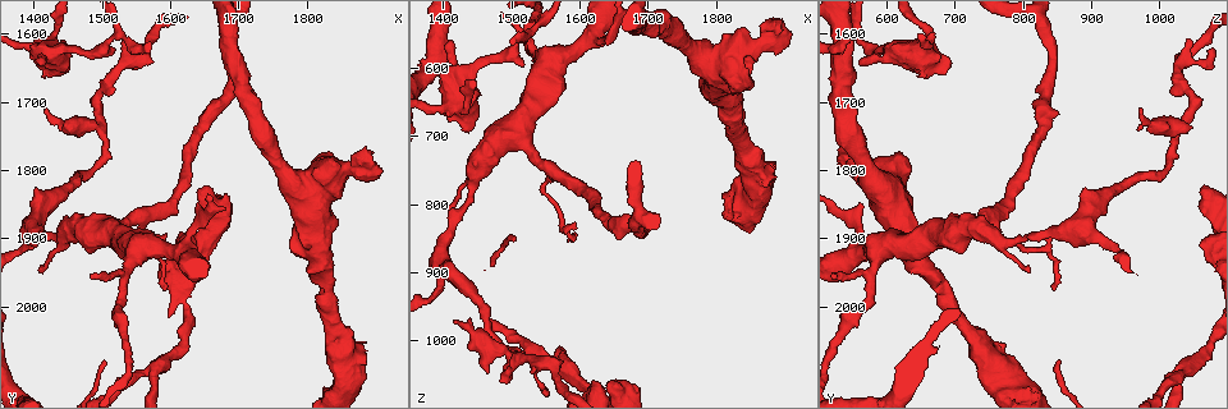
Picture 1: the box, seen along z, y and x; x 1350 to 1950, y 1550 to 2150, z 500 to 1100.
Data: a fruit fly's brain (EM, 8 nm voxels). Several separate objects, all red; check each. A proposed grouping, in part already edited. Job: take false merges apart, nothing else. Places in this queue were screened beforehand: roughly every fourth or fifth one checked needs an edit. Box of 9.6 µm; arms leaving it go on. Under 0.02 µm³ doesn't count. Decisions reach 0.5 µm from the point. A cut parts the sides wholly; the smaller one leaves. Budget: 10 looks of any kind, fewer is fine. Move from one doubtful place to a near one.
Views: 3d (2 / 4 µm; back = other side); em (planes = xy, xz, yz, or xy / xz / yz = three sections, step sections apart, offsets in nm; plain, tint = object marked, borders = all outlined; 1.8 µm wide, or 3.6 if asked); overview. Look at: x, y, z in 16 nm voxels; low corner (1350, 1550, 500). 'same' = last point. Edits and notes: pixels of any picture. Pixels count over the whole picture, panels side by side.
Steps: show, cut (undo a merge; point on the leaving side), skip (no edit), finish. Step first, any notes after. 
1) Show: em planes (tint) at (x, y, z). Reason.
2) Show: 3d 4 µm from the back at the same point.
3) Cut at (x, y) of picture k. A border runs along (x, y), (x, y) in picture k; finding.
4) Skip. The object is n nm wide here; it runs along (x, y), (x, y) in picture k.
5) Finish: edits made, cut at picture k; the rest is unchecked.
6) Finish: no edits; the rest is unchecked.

Show: 3d 4 µm at (1425, 1615, 655). Three arms meet.

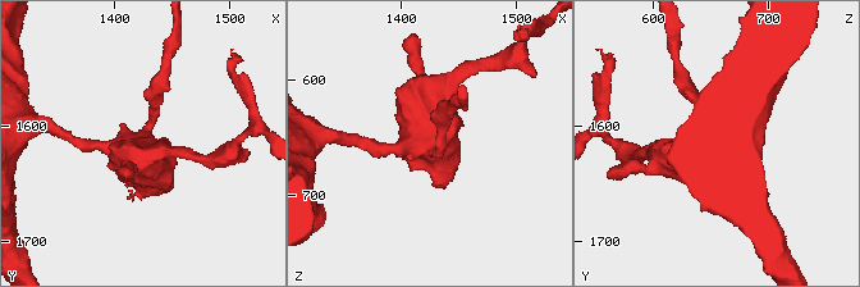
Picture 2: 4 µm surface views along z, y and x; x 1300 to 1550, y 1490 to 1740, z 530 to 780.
Show: em 3.6 µm planes (tint) at (1428, 1612, 656). Need the tissue.

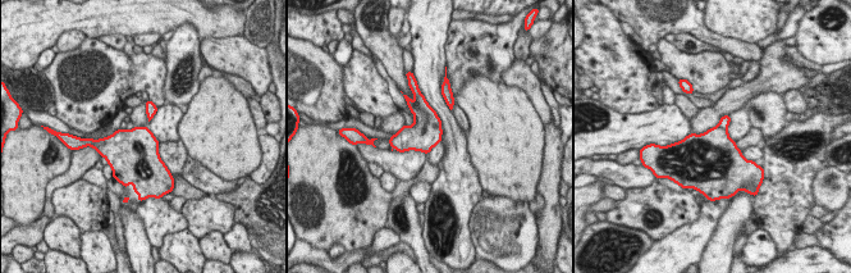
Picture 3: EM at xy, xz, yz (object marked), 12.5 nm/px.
Cut at (724, 121) of picture 3. A border runs along (718, 124), (726, 130) in picture 3; two cells meet here.

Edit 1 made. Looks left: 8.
Show: overview. Redraw.

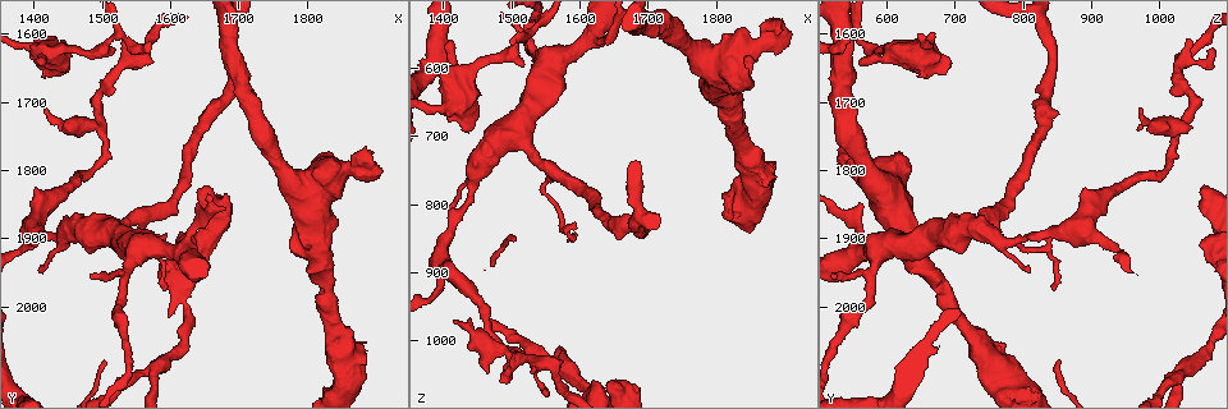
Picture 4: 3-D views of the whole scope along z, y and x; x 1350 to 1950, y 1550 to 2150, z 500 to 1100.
Show: em xy step 4 (tint) at (1525, 1600, 555).

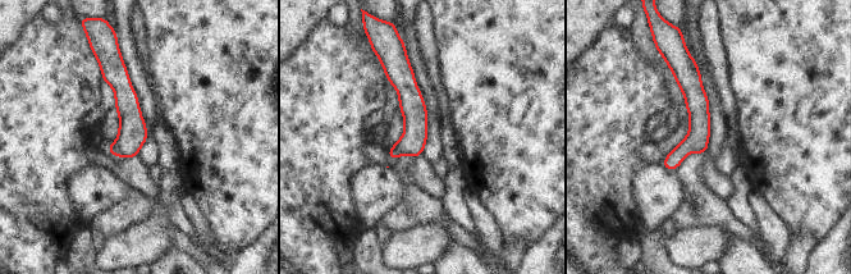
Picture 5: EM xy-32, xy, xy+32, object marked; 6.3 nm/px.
Show: em planes (tint) at the same point.

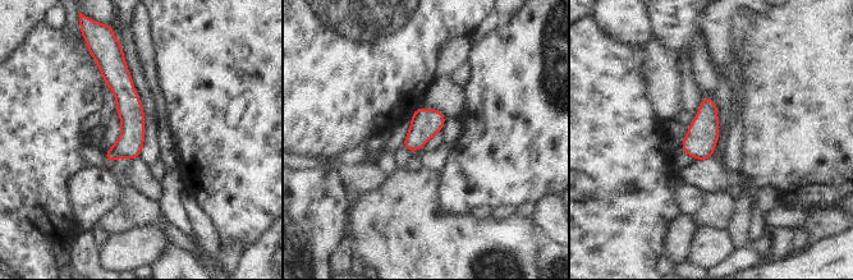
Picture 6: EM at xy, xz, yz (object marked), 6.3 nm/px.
Skip. The object is 160 nm wide here; it runs along (120, 63), (128, 138), (109, 157) in picture 6; one cell here.

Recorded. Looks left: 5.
Show: 3d 4 µm at (1440, 1905, 765). Thick turns thin.

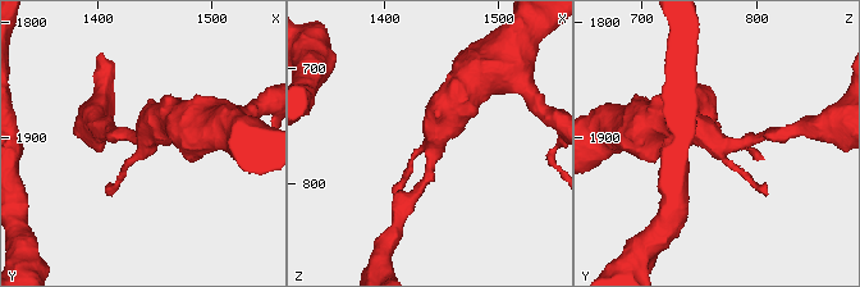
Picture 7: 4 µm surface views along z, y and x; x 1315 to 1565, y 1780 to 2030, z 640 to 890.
Show: em planes (tint) at (1446, 1902, 766).

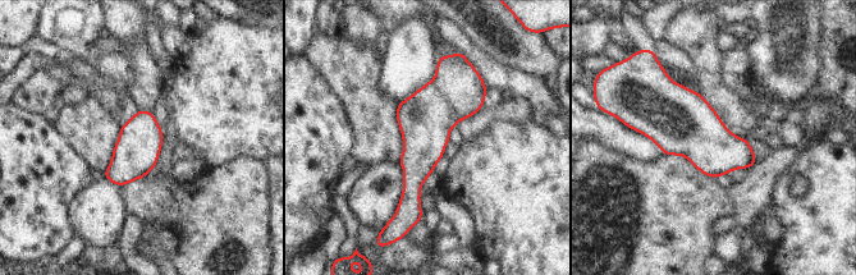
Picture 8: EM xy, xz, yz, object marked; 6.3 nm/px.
Skip. It runs along (442, 67), (413, 218) in picture 8; all the same cell.

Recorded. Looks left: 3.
Show: em planes (tint) at (1530, 1965, 580). Thick turns thin.

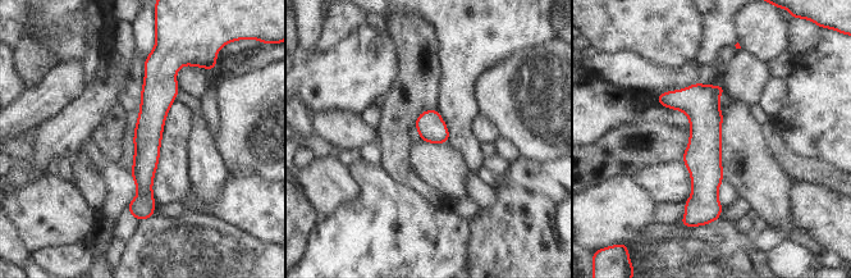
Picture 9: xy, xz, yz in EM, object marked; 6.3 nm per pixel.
Skip. The object is 170 nm wide here; it runs along (156, 60), (143, 203), (136, 213) in picture 9; one cell here.

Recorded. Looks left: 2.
Finish: edits made, cut at picture 3; the rest is unchecked.

